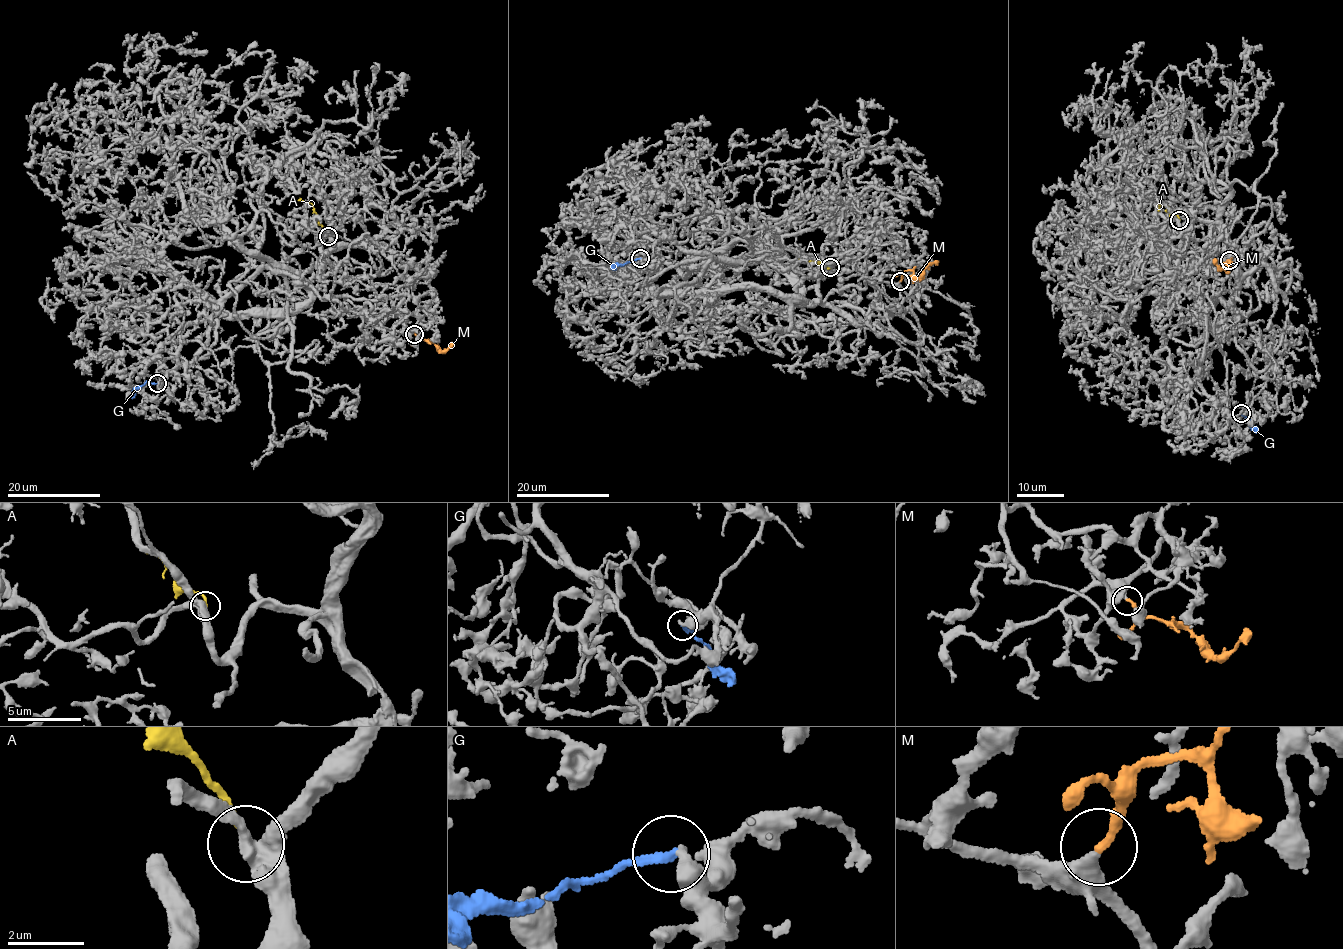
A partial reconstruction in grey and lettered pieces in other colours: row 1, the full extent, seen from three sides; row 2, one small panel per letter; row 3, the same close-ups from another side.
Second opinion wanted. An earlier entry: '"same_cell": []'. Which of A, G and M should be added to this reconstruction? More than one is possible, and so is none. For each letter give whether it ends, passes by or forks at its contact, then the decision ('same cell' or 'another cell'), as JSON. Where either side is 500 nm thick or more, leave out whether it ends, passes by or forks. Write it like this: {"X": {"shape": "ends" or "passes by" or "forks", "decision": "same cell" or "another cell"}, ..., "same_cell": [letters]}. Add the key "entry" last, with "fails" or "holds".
{"A": {"shape": "ends", "decision": "another cell"}, "G": {"shape": "ends", "decision": "another cell"}, "M": {"shape": "ends", "decision": "same cell"}, "same_cell": ["M"], "entry": "fails"}

